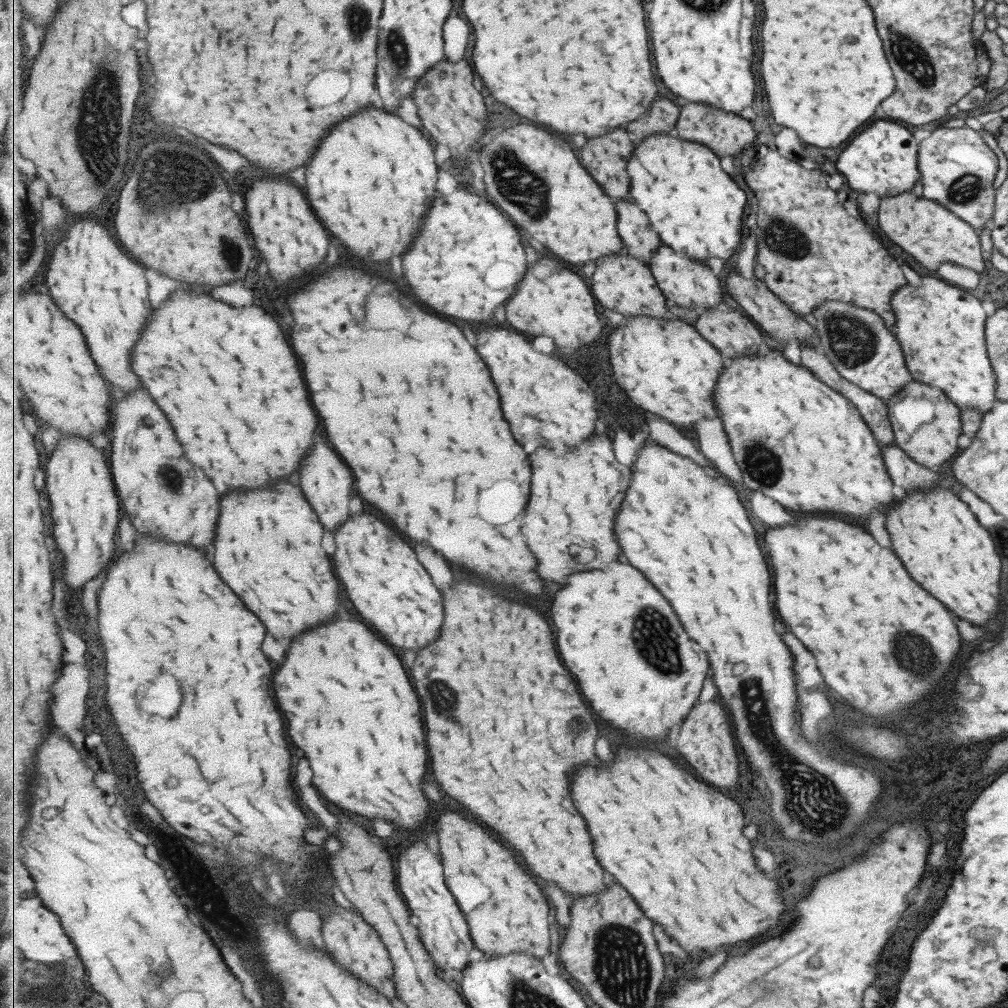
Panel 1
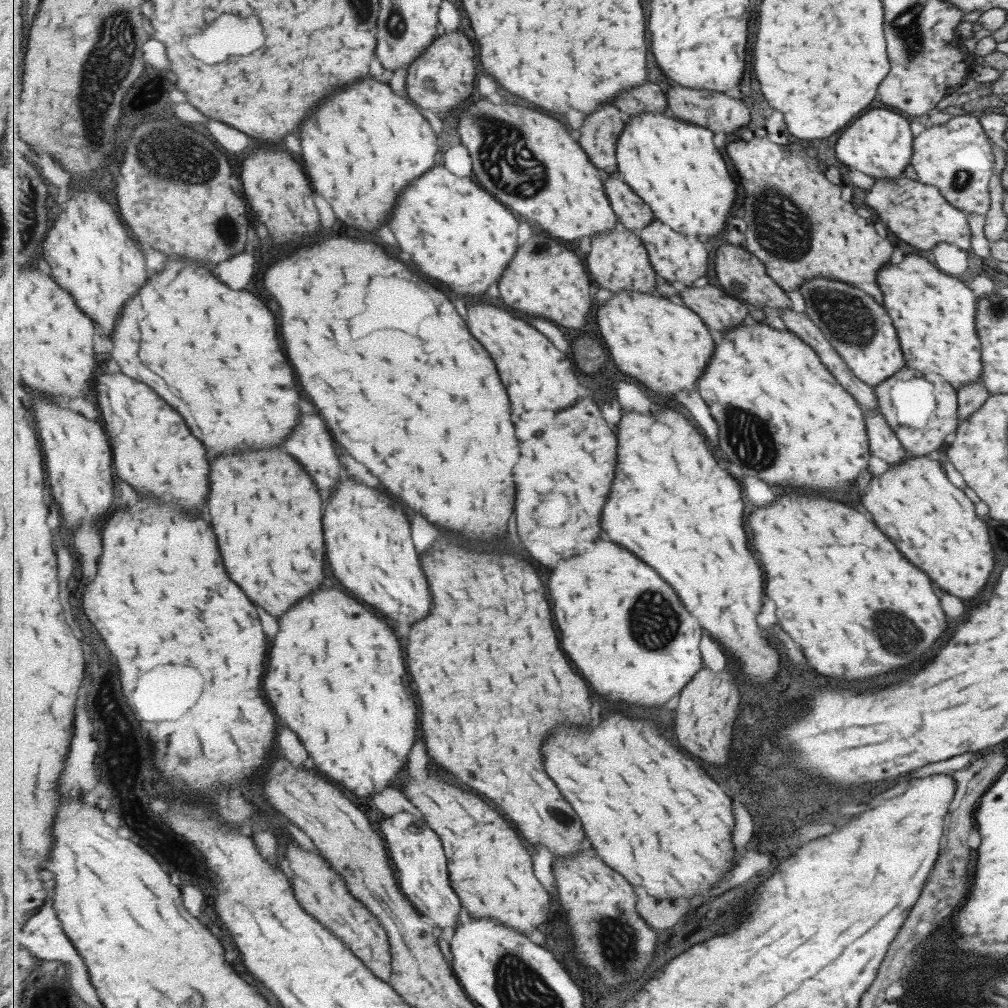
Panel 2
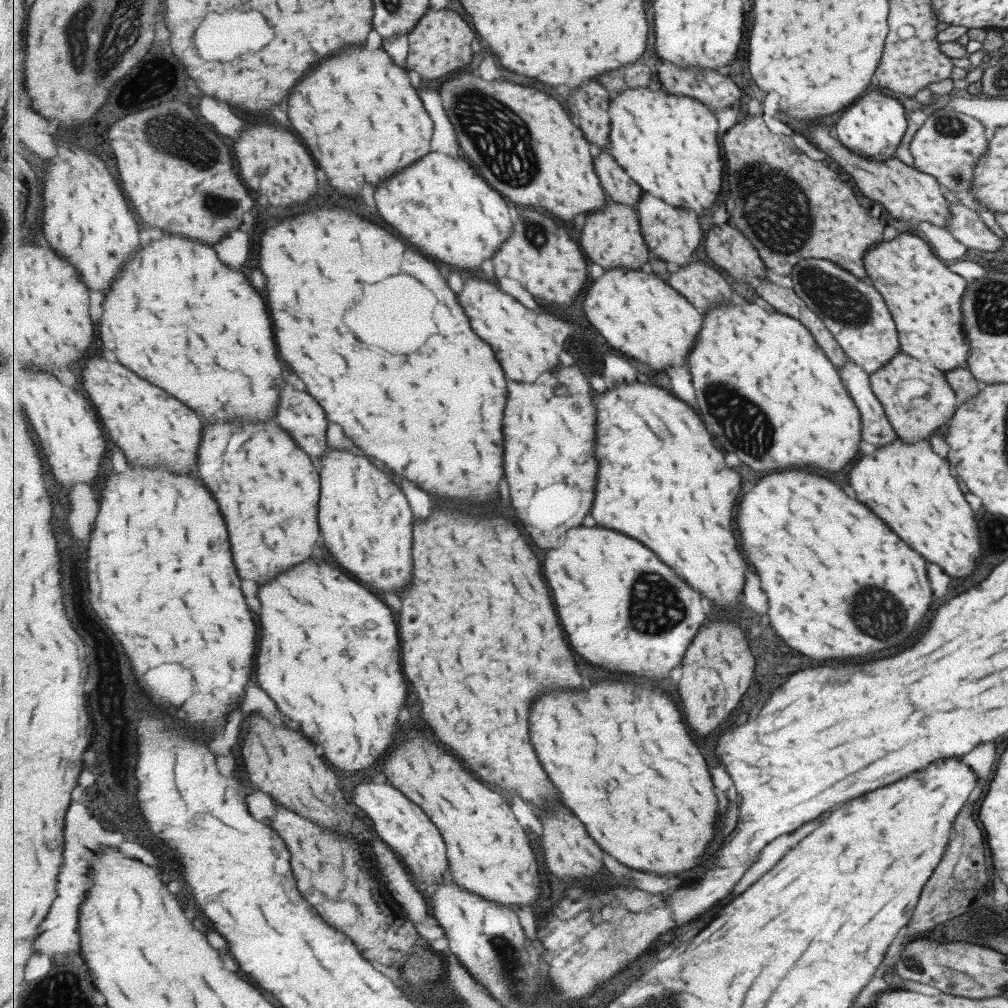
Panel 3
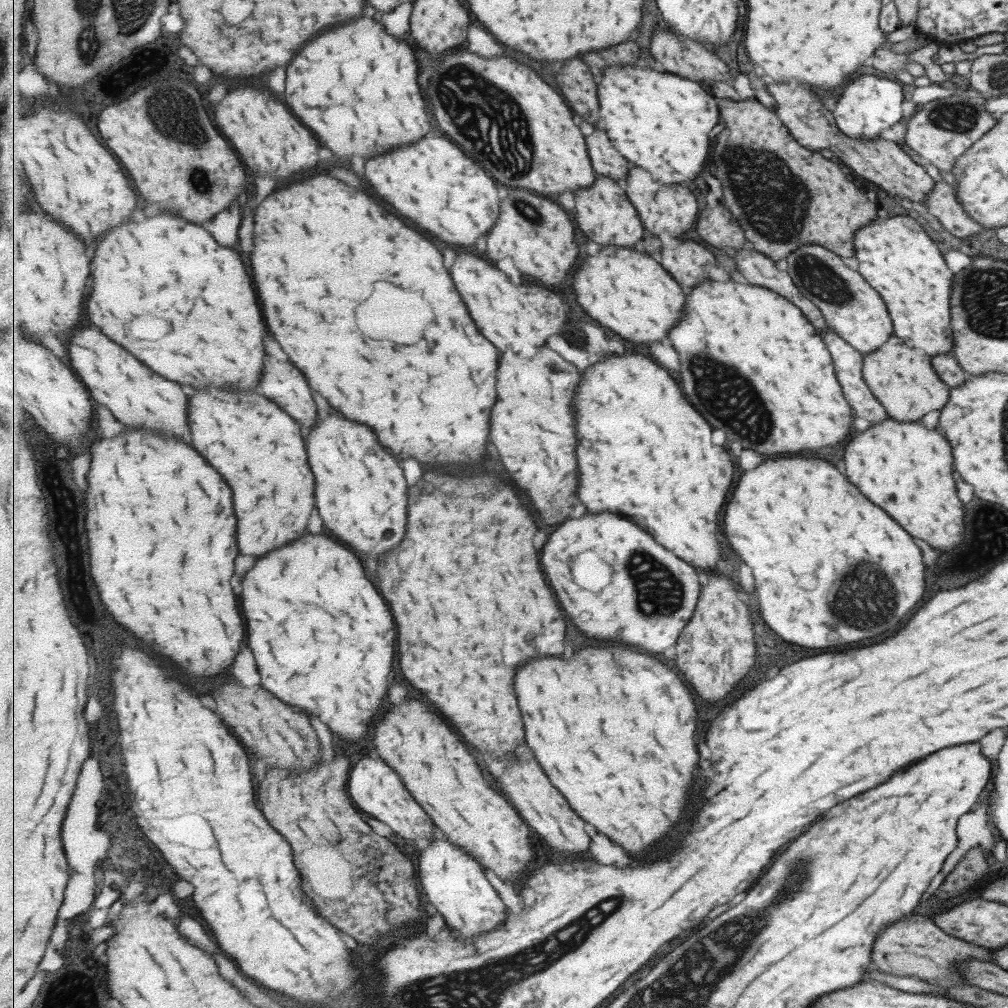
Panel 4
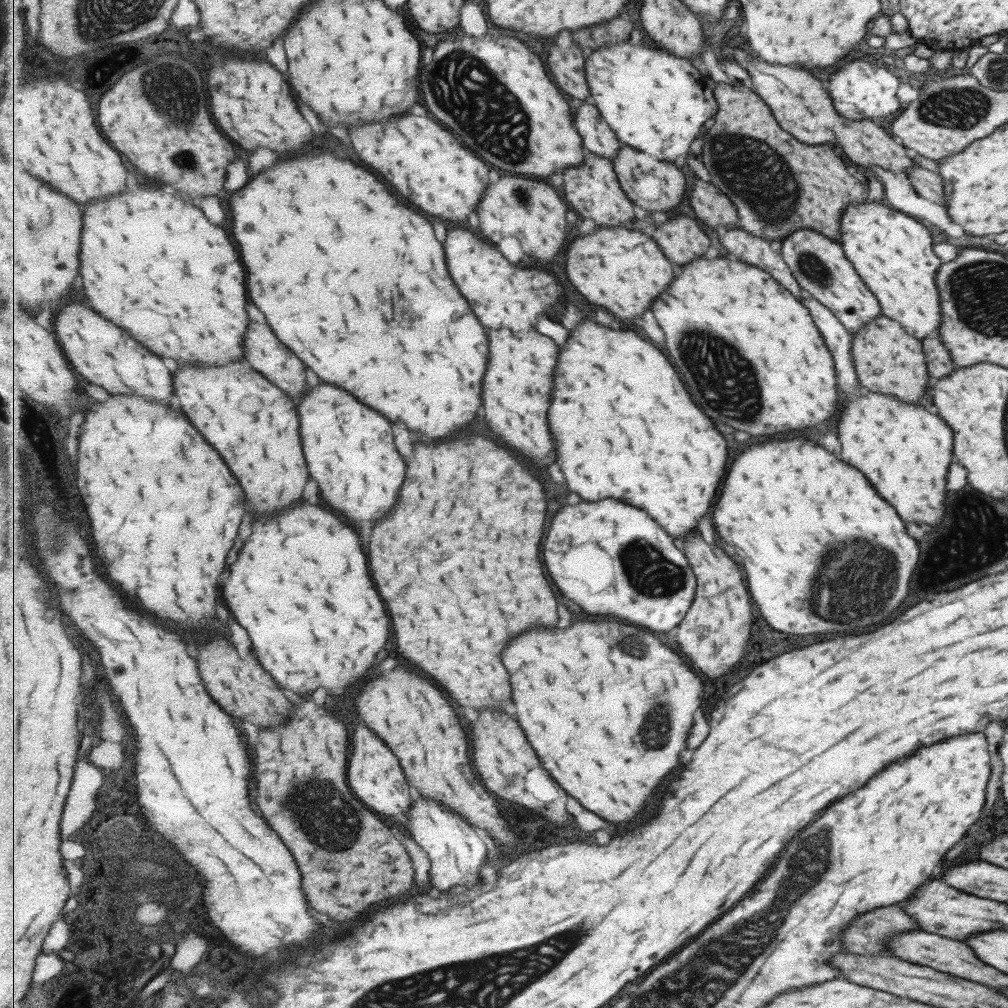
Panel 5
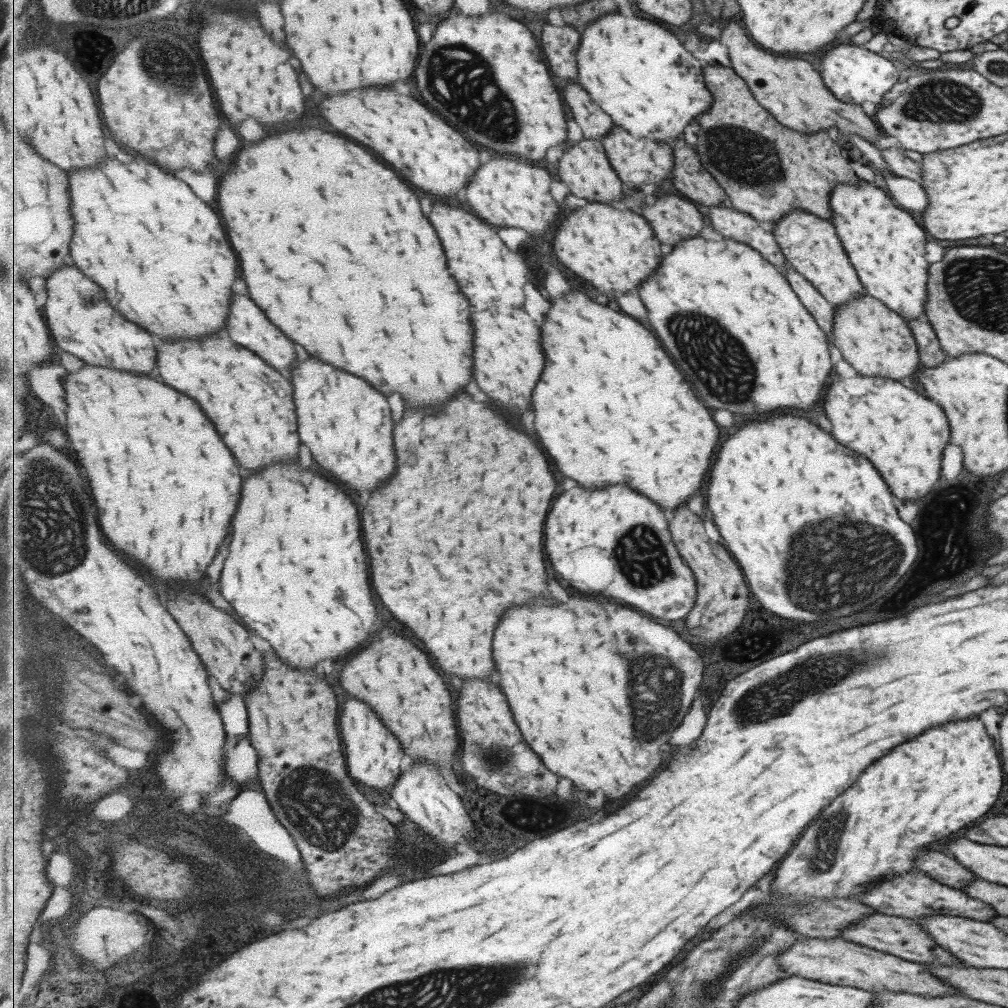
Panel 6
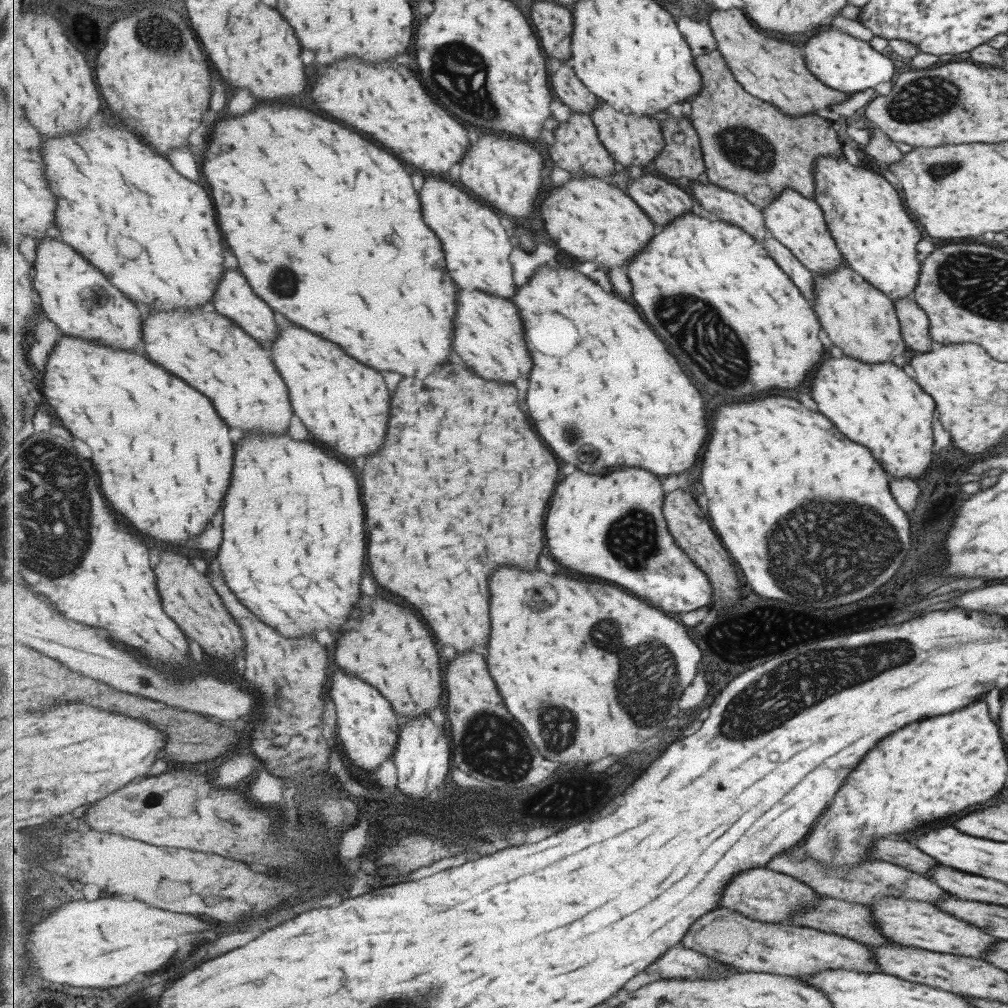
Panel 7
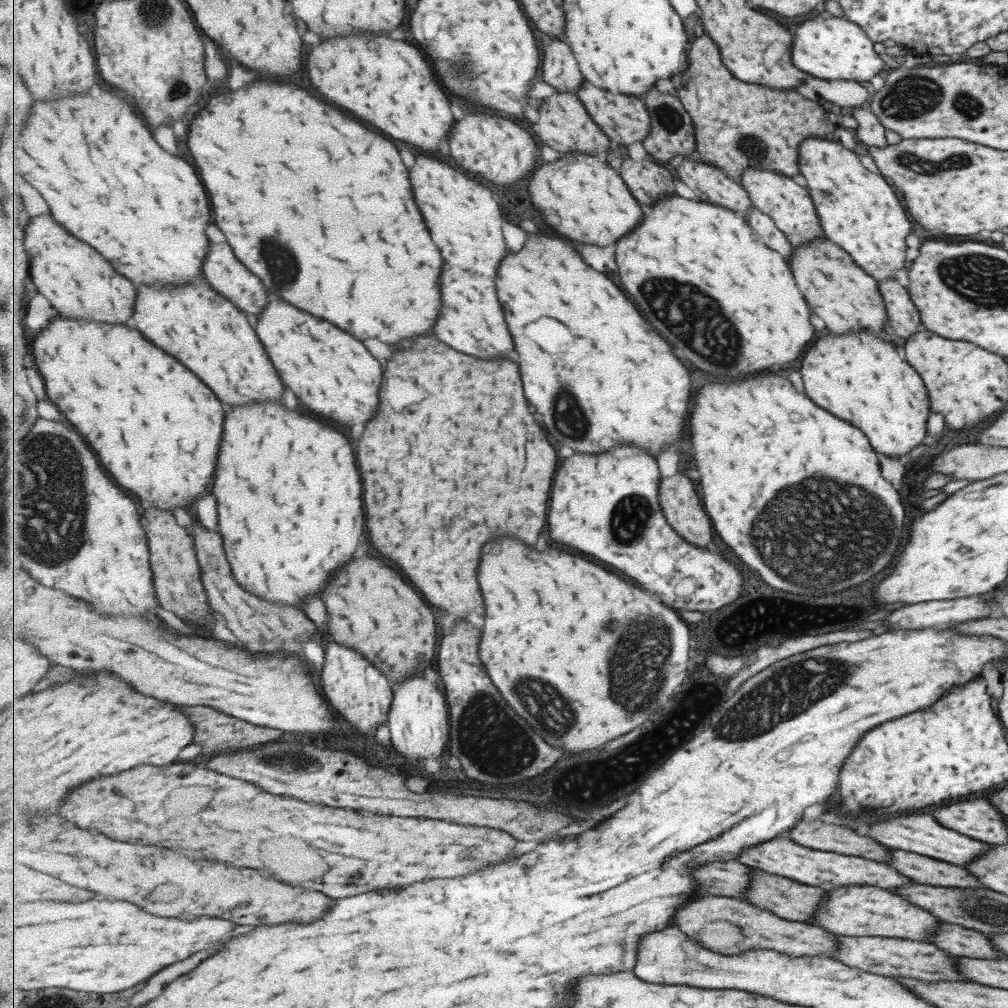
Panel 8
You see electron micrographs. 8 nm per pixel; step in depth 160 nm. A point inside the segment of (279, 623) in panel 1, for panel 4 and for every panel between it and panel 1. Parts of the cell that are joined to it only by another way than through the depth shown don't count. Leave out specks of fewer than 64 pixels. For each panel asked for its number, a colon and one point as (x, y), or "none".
2: (268, 514)
3: (268, 489)
4: (258, 448)

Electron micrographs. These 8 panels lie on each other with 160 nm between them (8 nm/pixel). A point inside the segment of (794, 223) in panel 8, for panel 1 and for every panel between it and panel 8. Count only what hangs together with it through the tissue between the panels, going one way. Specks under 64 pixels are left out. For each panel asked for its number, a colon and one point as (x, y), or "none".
1: (855, 341)
2: (859, 330)
3: (852, 310)
4: (850, 307)
5: (818, 265)
6: (808, 243)
7: (796, 222)

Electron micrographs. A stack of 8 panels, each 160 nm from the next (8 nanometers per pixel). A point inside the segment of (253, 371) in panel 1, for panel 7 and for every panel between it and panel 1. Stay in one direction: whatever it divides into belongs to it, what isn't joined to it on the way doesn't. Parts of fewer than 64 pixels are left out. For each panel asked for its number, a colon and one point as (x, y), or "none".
2: (214, 354)
3: (179, 317)
4: (163, 289)
5: (185, 289)
6: (160, 253)
7: (125, 208)

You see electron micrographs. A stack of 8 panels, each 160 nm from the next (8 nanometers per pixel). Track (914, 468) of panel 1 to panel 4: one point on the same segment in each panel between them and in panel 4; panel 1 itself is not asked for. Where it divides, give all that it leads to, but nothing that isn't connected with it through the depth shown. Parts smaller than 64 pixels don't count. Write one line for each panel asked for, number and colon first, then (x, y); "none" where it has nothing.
2: (882, 443)
3: (876, 431)
4: (847, 361)

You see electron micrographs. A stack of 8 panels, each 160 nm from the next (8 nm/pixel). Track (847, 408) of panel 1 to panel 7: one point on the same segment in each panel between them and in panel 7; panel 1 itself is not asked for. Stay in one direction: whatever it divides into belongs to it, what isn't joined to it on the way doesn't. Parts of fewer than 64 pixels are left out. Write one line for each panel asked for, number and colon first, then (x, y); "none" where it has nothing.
2: (783, 418)
3: (766, 388)
4: (754, 365)
5: (728, 323)
6: (725, 313)
7: (697, 271)

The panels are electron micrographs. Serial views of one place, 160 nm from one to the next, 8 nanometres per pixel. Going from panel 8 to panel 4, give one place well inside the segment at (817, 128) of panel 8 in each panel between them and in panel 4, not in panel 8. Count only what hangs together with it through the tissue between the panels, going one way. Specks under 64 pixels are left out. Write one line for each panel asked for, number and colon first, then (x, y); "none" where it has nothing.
4: (784, 196)
5: (780, 184)
6: (768, 169)
7: (749, 146)

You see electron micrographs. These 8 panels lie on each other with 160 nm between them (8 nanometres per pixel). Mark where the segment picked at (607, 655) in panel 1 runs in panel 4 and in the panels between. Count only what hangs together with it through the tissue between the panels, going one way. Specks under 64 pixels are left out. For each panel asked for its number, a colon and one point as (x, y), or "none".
2: (620, 620)
3: (623, 608)
4: (649, 597)

